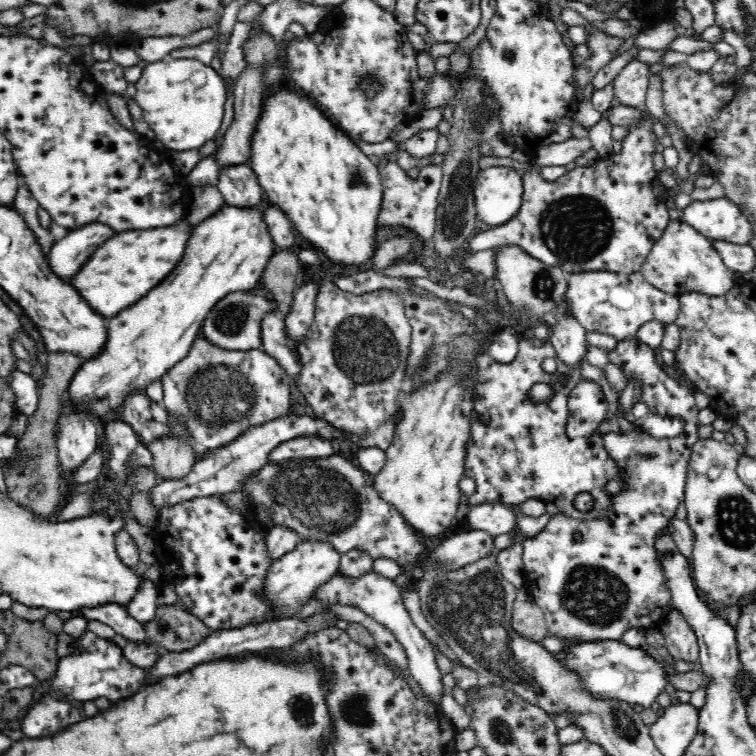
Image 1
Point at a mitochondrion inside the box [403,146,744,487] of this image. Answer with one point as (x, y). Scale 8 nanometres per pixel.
(577, 227)

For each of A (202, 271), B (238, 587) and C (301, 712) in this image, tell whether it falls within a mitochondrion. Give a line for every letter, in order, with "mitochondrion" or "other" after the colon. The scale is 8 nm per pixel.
A: other
B: other
C: mitochondrion

